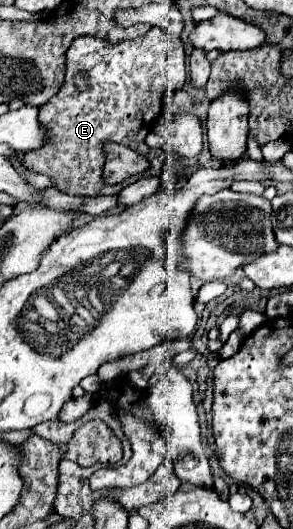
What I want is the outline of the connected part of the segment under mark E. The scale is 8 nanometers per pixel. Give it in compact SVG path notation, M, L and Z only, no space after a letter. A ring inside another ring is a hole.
M153 27L147 35L133 41L109 43L101 37L83 35L73 41L67 51L65 81L59 93L51 99L51 121L41 123L47 129L47 145L31 153L23 153L23 163L37 173L51 177L53 187L69 195L117 195L121 189L146 175L159 176L163 169L163 155L151 155L145 145L145 137L151 131L151 123L161 113L165 91L182 89L186 81L186 64L183 43L175 35L167 35L161 27ZM85 71L89 75L87 91L79 93L73 85L73 75ZM149 121L149 131L147 131ZM105 143L119 143L135 149L149 159L145 173L129 177L123 183L109 185L103 179ZM73 175L73 185L71 185Z

